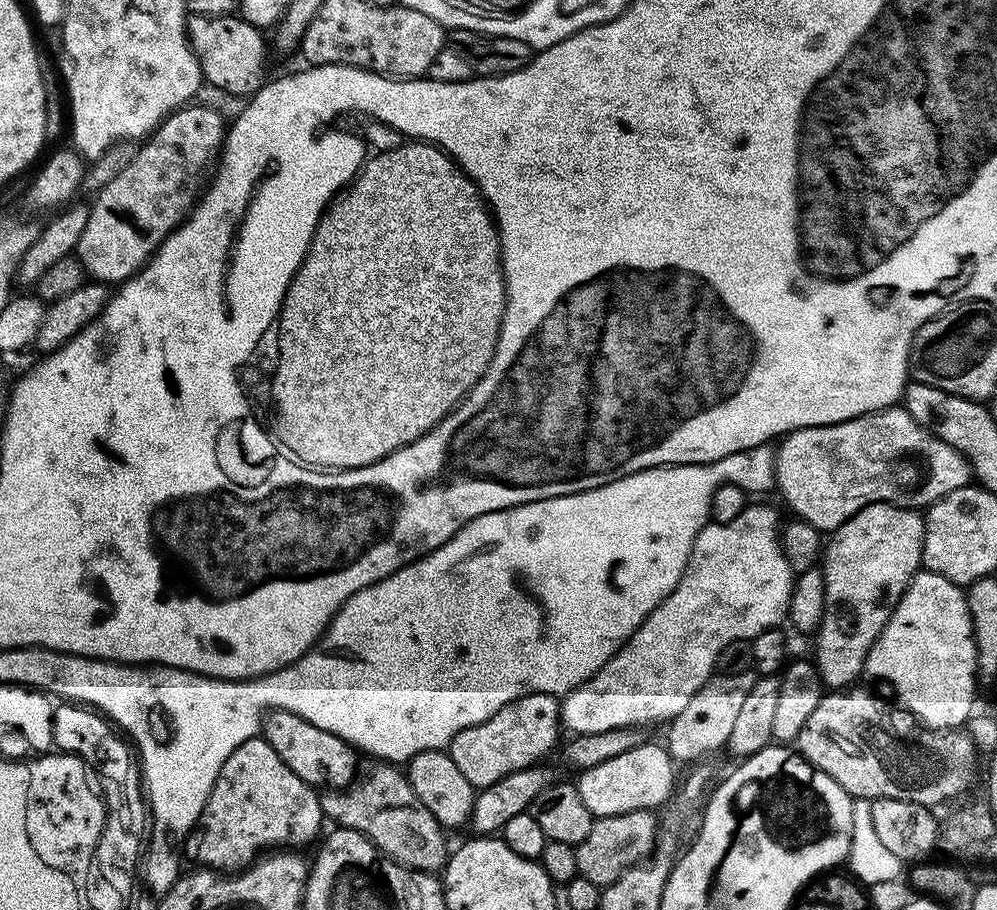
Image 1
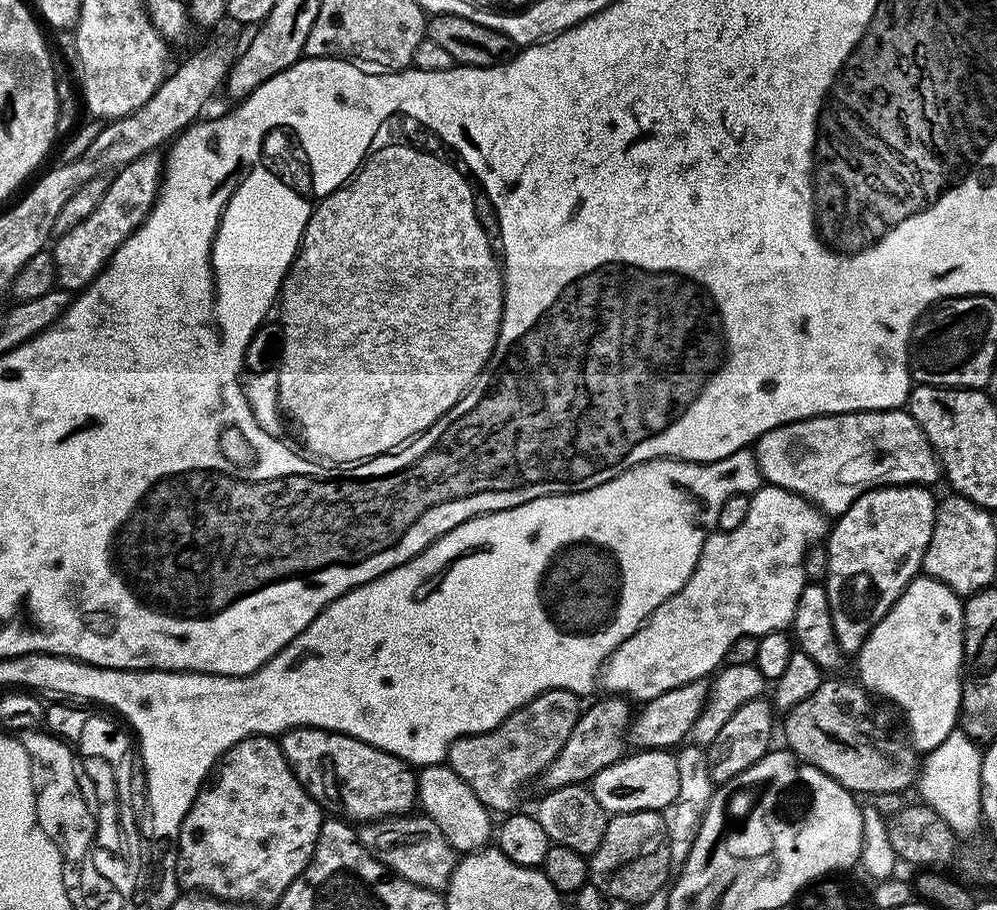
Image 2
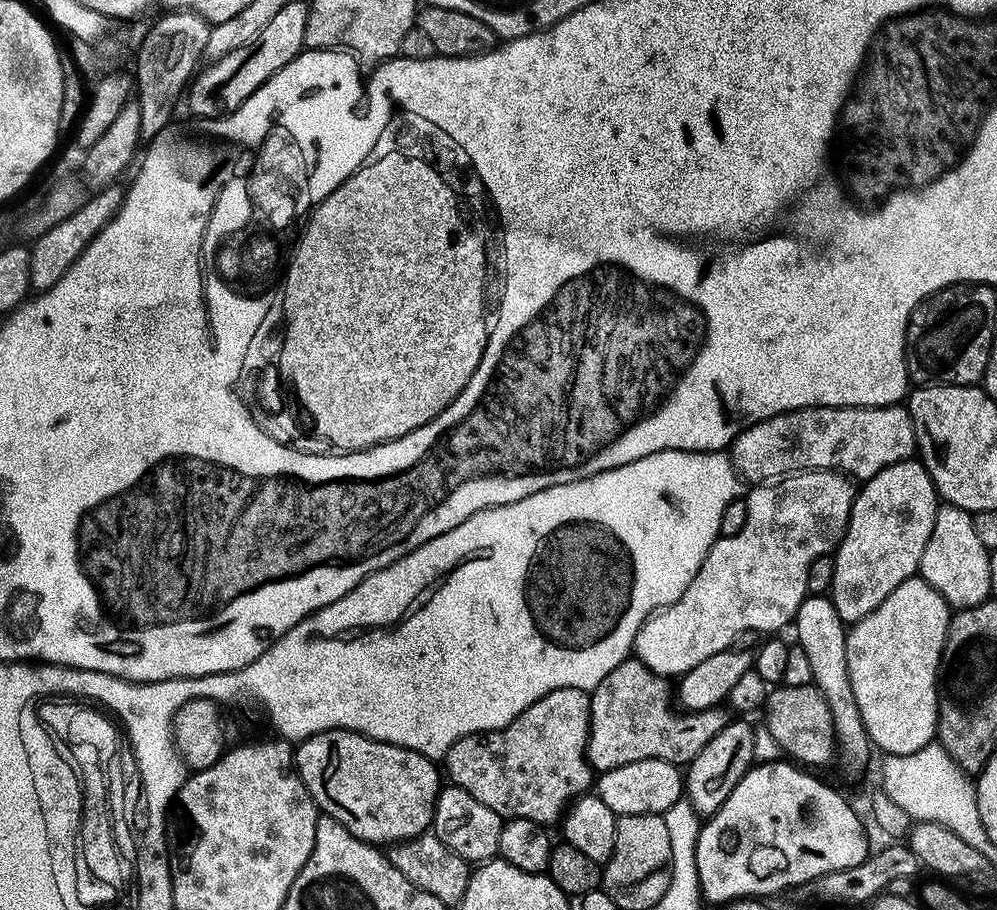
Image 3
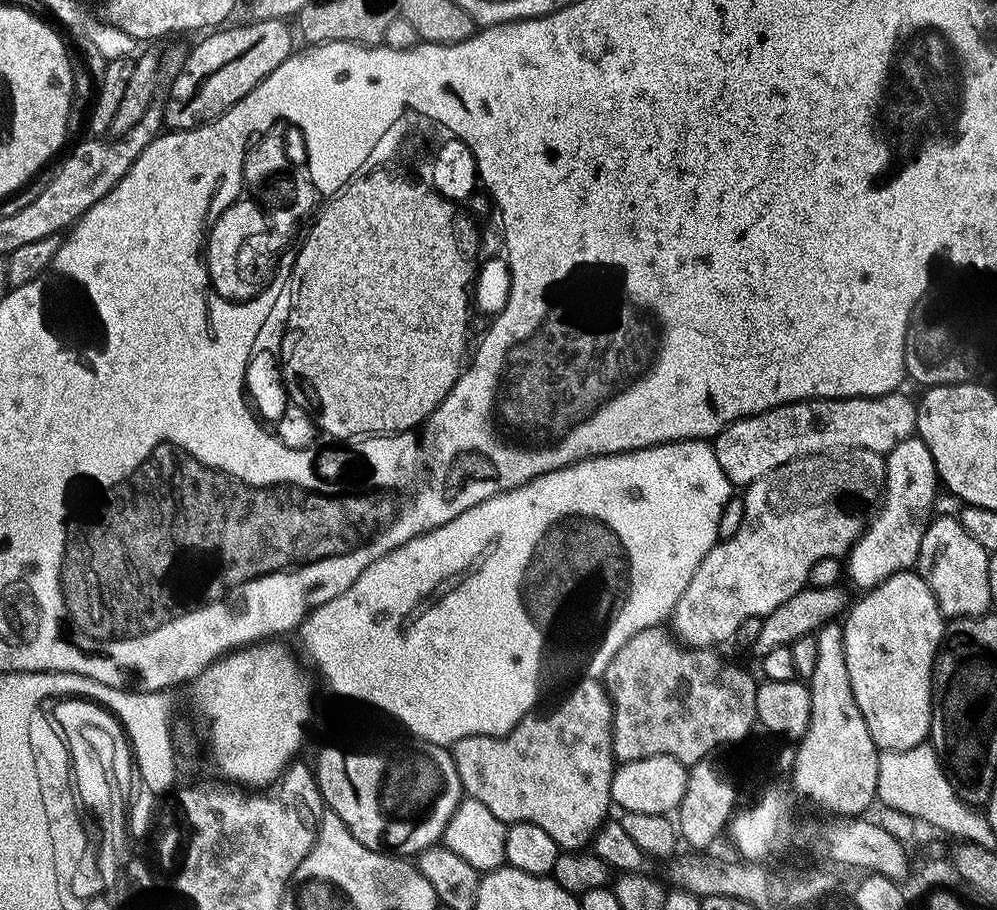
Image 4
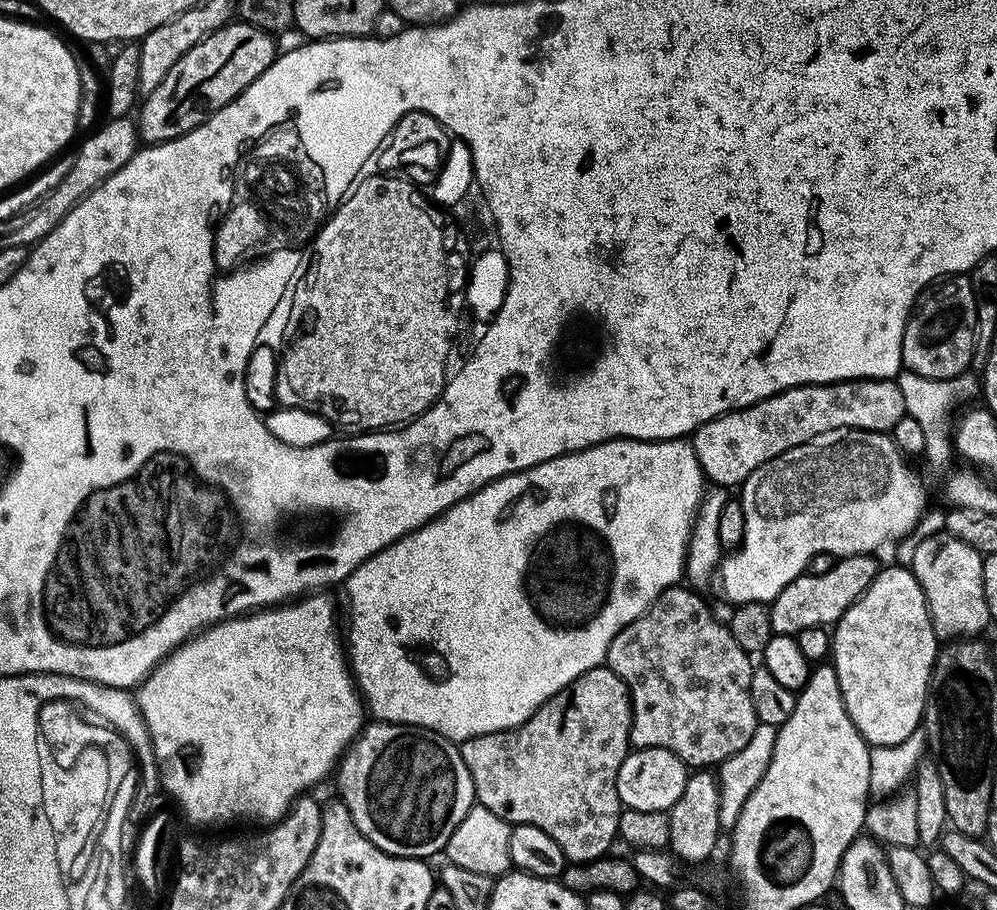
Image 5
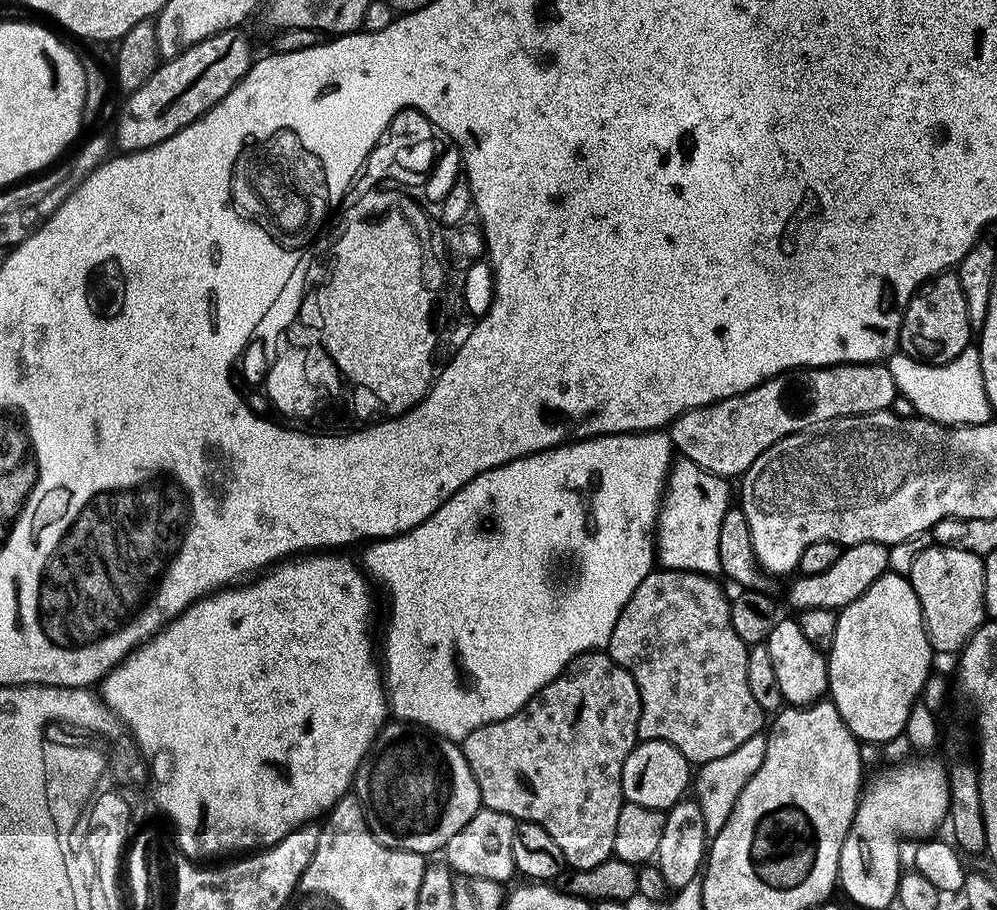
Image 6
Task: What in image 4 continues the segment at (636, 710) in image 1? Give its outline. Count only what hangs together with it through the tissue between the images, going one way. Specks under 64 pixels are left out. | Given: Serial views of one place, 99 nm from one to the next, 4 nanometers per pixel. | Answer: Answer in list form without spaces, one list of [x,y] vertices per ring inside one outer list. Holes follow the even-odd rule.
[[[849,448],[847,450],[837,450],[835,452],[823,452],[822,454],[814,454],[813,456],[803,456],[797,460],[786,462],[782,466],[778,466],[774,470],[770,470],[770,474],[762,474],[762,478],[758,478],[755,482],[747,485],[746,491],[743,493],[744,502],[744,521],[742,526],[732,535],[729,540],[720,540],[705,556],[698,566],[698,570],[694,574],[694,578],[690,578],[690,586],[686,586],[686,590],[682,594],[682,598],[676,604],[676,608],[672,611],[670,617],[670,628],[673,633],[689,648],[712,648],[720,646],[723,640],[731,641],[736,635],[738,626],[742,626],[742,622],[746,618],[765,617],[777,608],[782,606],[784,602],[794,594],[798,594],[809,583],[808,575],[811,567],[820,559],[828,556],[843,557],[848,549],[855,544],[856,539],[860,537],[862,531],[862,519],[852,507],[859,500],[875,501],[881,495],[884,486],[884,462],[885,457],[874,450],[866,450],[865,448]]]

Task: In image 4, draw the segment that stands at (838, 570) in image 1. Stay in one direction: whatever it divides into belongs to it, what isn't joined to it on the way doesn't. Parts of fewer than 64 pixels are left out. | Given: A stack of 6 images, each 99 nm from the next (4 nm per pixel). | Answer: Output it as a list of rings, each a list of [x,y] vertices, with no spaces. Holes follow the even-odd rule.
[[[909,436],[886,453],[882,495],[875,505],[872,521],[863,525],[860,537],[846,553],[846,580],[859,590],[877,588],[886,578],[909,571],[915,565],[922,534],[933,515],[936,488],[938,477],[934,458],[919,436]]]

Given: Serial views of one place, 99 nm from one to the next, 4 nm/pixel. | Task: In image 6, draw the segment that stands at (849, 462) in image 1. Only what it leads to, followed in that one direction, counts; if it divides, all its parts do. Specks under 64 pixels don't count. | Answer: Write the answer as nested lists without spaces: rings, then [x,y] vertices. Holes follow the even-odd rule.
[[[883,363],[875,364],[835,364],[829,368],[806,368],[783,372],[781,376],[770,378],[742,395],[719,400],[701,408],[684,412],[670,425],[673,449],[683,459],[702,466],[702,470],[725,478],[743,477],[744,471],[755,462],[758,454],[770,450],[774,442],[795,432],[807,432],[831,425],[841,416],[861,416],[875,412],[887,412],[898,398],[894,378]]]

